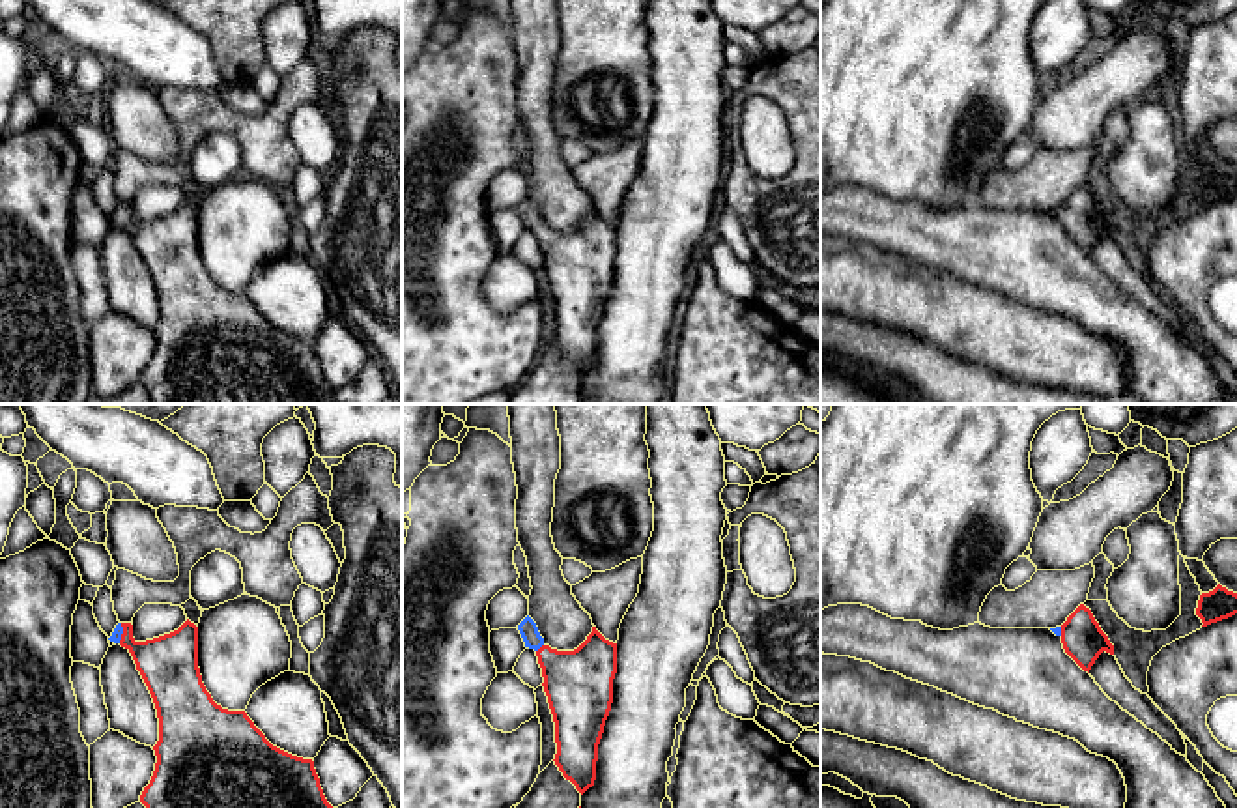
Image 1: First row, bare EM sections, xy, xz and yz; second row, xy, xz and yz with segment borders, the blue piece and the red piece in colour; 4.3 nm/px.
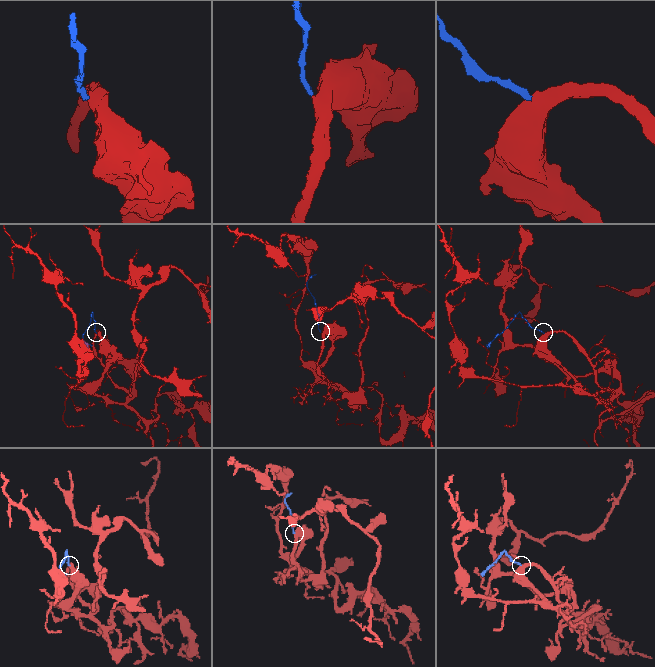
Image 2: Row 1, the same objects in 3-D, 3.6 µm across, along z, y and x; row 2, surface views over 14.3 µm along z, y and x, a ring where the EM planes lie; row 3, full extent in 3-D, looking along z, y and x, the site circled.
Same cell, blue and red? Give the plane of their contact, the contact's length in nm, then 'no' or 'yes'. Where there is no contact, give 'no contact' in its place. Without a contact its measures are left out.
meets blue in xz; contact 50 nm long; yes

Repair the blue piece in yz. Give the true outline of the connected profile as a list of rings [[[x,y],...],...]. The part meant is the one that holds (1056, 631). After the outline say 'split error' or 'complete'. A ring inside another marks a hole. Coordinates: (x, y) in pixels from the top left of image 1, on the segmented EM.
[[[1084,604],[1061,627],[1050,630],[1061,638],[1065,653],[1088,673],[1103,651],[1114,655],[1114,645]]] | split error

